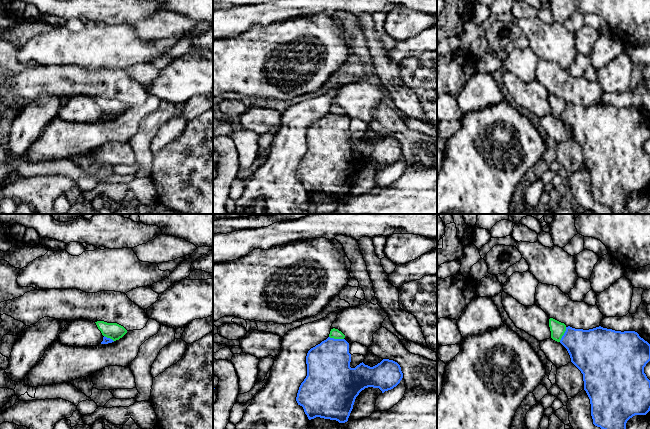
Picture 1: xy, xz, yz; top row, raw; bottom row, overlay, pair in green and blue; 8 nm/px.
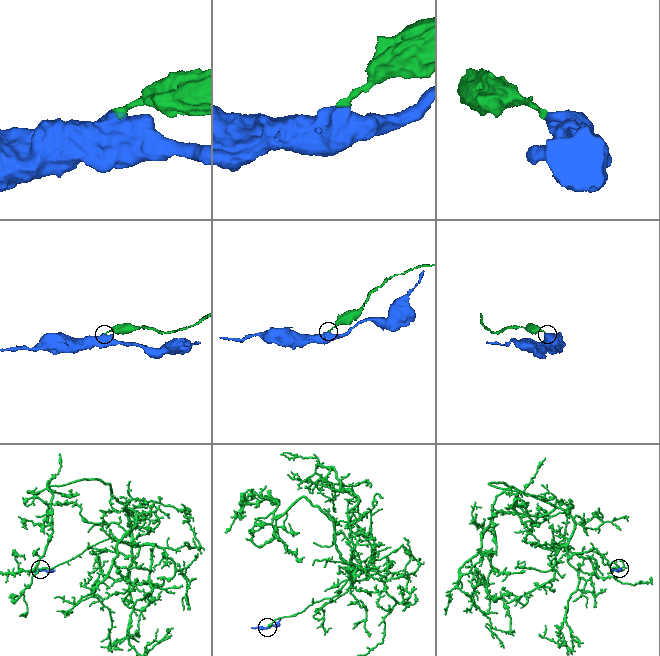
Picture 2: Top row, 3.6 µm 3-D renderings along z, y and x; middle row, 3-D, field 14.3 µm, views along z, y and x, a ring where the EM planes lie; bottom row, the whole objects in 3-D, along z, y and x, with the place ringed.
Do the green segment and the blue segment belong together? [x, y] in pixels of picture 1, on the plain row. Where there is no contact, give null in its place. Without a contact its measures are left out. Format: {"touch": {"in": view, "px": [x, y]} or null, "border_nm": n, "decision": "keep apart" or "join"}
{"touch": {"in": "xz", "px": [336, 114]}, "border_nm": 120, "decision": "keep apart"}

